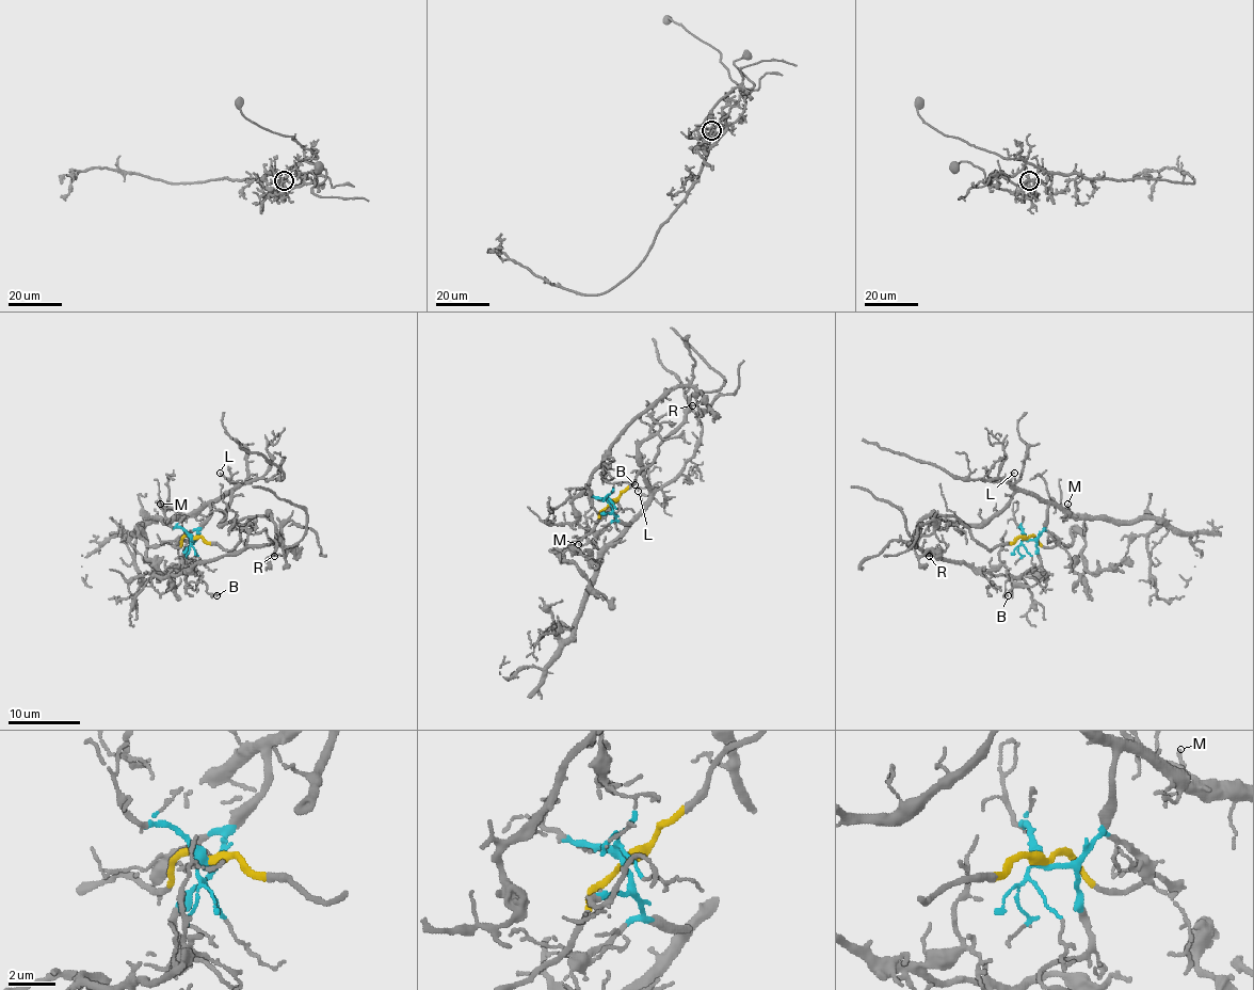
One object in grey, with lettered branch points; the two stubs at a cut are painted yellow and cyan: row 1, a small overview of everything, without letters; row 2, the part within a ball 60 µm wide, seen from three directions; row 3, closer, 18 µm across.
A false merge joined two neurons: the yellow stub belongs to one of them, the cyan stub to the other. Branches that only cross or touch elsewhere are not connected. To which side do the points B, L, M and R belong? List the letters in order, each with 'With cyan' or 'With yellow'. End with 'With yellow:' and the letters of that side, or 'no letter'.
B: With yellow
L: With cyan
M: With cyan
R: With yellow
With yellow: B, R

